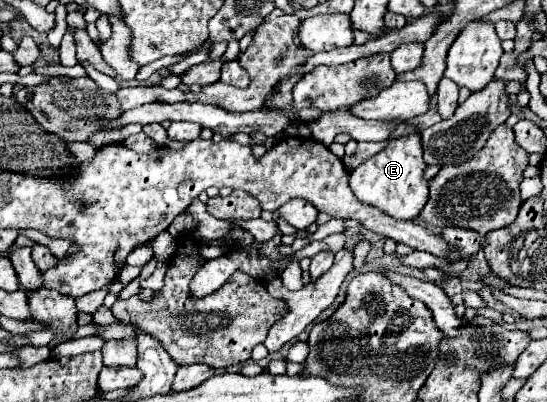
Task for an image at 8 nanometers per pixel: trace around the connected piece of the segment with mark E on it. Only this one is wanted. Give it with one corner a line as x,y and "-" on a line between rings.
420,134
394,138
388,140
386,148
380,150
374,158
362,162
356,170
350,172
350,188
360,202
376,206
392,218
412,220
420,214
428,200
428,182
422,180
424,168
426,164
422,160

